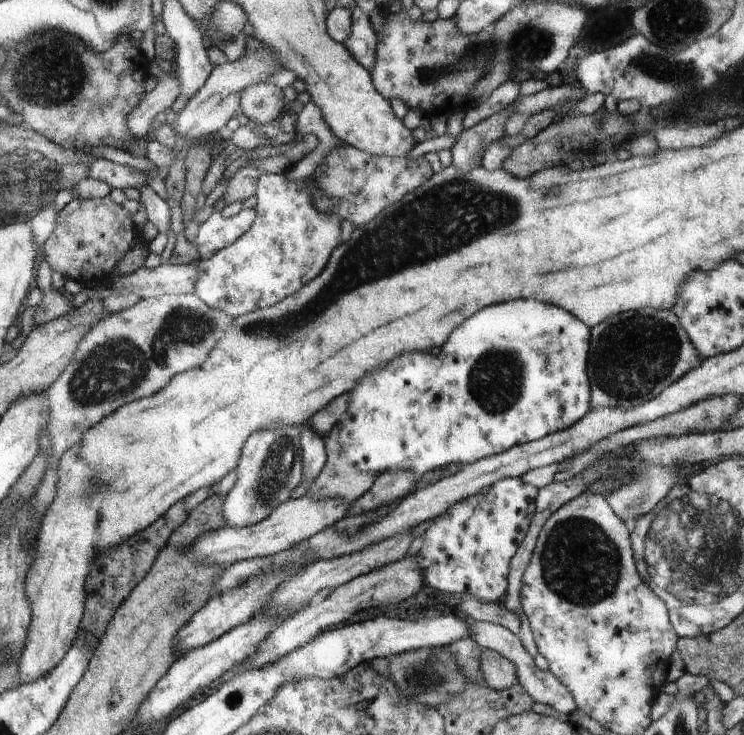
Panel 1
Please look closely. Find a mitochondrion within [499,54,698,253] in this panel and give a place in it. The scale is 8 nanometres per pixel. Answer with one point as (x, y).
(616, 136)

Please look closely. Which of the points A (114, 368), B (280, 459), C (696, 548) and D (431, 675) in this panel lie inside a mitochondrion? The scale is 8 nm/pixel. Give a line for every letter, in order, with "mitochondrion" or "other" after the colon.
A: mitochondrion
B: mitochondrion
C: mitochondrion
D: mitochondrion

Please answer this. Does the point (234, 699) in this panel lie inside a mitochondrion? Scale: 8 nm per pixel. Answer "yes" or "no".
no

